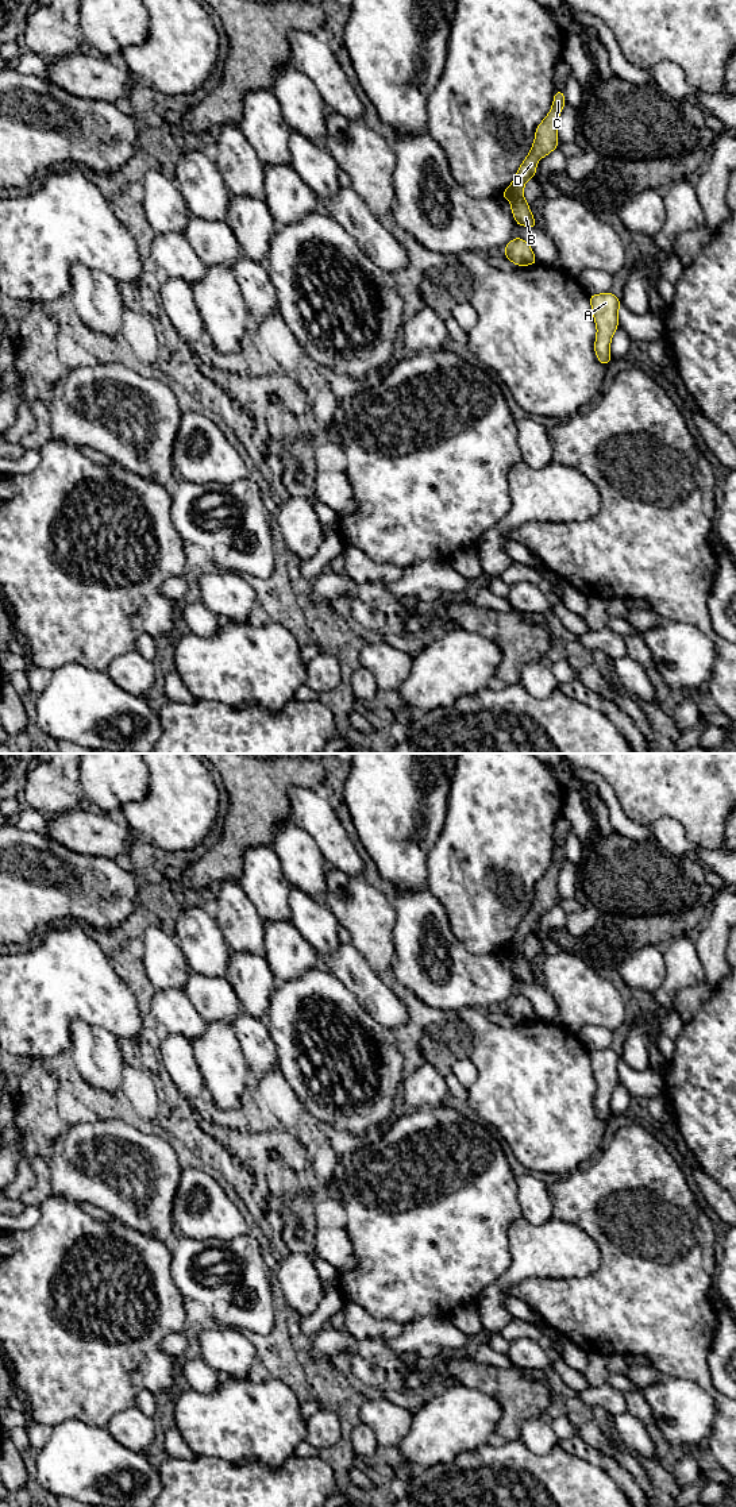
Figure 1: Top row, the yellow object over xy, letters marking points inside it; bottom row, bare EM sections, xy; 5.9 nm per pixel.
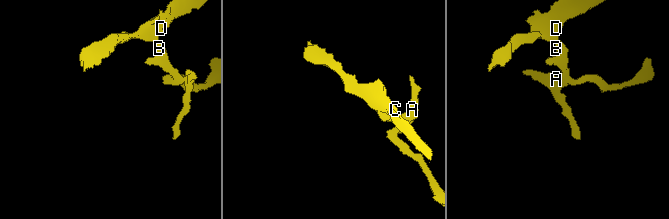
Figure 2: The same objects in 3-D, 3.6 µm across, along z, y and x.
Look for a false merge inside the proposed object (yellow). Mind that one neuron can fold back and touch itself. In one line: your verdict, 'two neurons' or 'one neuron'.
two neurons

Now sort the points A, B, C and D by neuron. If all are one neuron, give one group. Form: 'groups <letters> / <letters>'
groups A B / C D

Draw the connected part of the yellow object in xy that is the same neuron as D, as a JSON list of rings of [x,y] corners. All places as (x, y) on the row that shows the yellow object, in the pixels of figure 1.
[[[555,90],[550,112],[535,130],[531,151],[521,162],[512,184],[501,193],[502,199],[513,201],[523,197],[524,186],[529,178],[535,178],[539,162],[558,149],[558,120],[564,105],[567,105],[567,103],[563,90]]]

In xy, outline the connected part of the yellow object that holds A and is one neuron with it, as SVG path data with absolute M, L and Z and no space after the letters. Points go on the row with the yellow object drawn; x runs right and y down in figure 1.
M612 292L590 294L589 300L597 328L594 352L598 362L608 366L613 359L610 355L610 342L619 328L619 308L621 301Z

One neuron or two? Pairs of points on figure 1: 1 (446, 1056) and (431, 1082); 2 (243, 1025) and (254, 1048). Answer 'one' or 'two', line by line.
1: two
2: one

